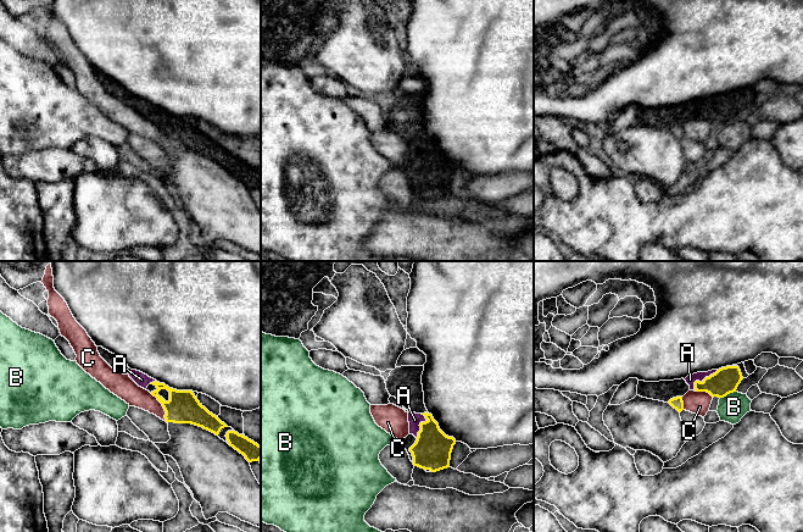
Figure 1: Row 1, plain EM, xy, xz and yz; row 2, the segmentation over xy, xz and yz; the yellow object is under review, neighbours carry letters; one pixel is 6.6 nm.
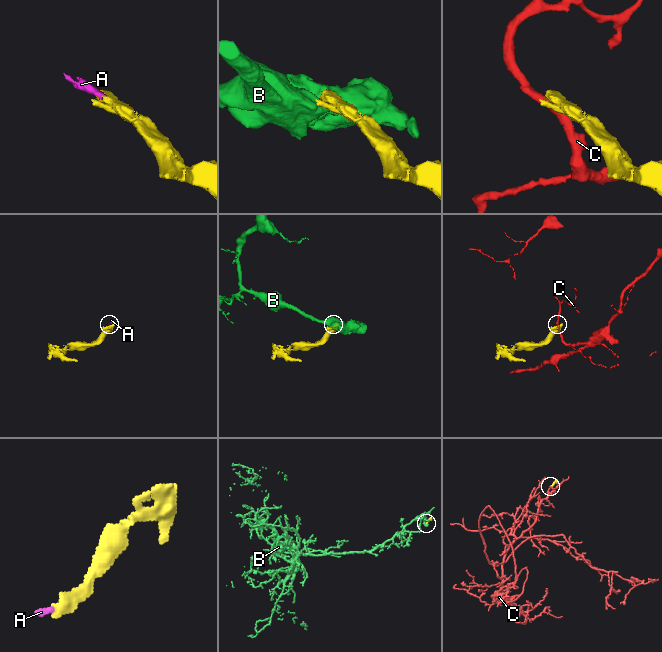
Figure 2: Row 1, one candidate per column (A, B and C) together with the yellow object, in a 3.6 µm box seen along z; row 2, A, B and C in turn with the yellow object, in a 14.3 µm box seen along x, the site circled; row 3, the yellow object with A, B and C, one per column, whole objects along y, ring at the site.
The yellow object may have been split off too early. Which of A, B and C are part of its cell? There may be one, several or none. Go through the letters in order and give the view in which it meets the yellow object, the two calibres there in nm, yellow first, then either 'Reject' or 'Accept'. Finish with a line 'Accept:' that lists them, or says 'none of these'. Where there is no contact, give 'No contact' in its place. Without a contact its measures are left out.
A: Touches yellow in yz. Thickness 170 nm (yellow) against 70 nm. Accept
B: Touches yellow in yz. Thickness 170 nm (yellow) against 180 nm. Reject
C: Touches yellow in xy. Thickness 220 nm (yellow) against 140 nm. Reject
Accept: A

